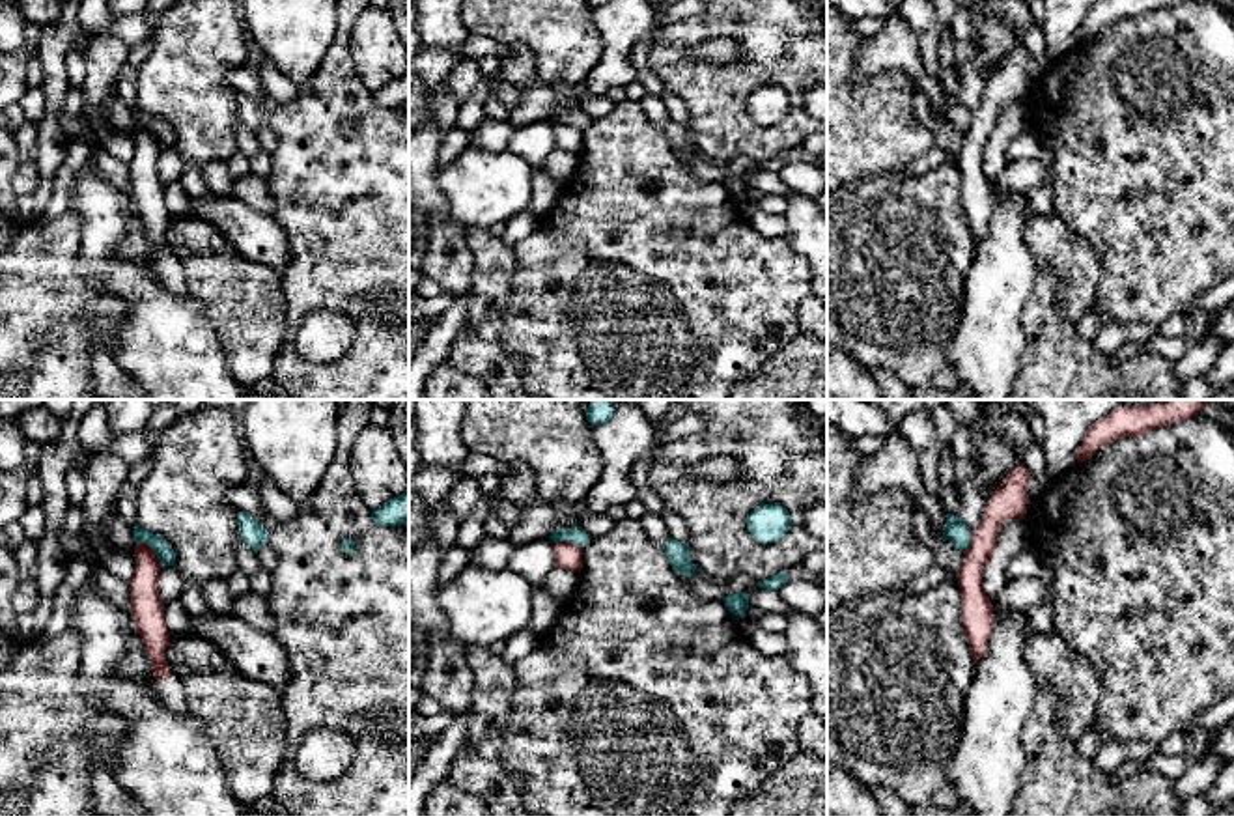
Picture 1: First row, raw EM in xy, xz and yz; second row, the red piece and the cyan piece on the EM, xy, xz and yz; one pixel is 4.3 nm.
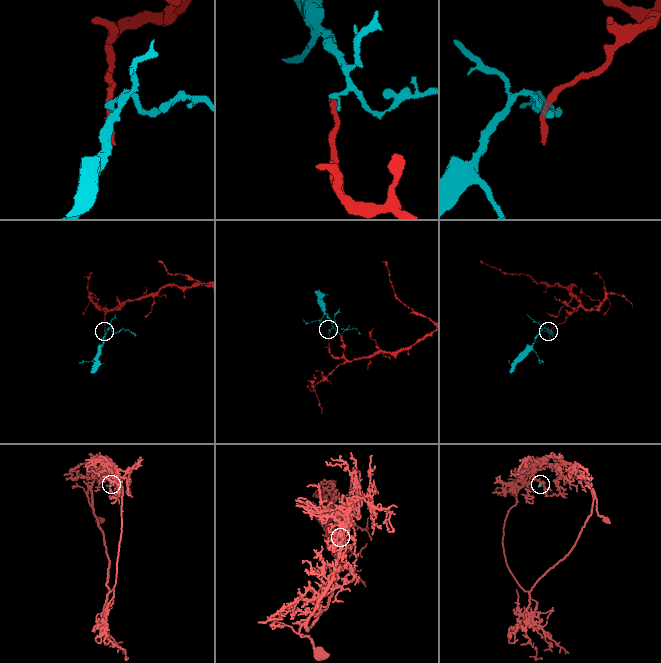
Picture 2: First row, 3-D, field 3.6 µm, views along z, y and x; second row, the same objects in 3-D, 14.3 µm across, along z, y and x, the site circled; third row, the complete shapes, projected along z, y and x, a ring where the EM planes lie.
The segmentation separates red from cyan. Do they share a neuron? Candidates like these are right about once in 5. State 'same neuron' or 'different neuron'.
different neuron

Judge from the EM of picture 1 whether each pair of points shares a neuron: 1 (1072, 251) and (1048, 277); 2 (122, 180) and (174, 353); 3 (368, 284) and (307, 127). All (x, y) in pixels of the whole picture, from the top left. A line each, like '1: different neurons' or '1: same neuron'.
1: different neurons
2: different neurons
3: same neuron

